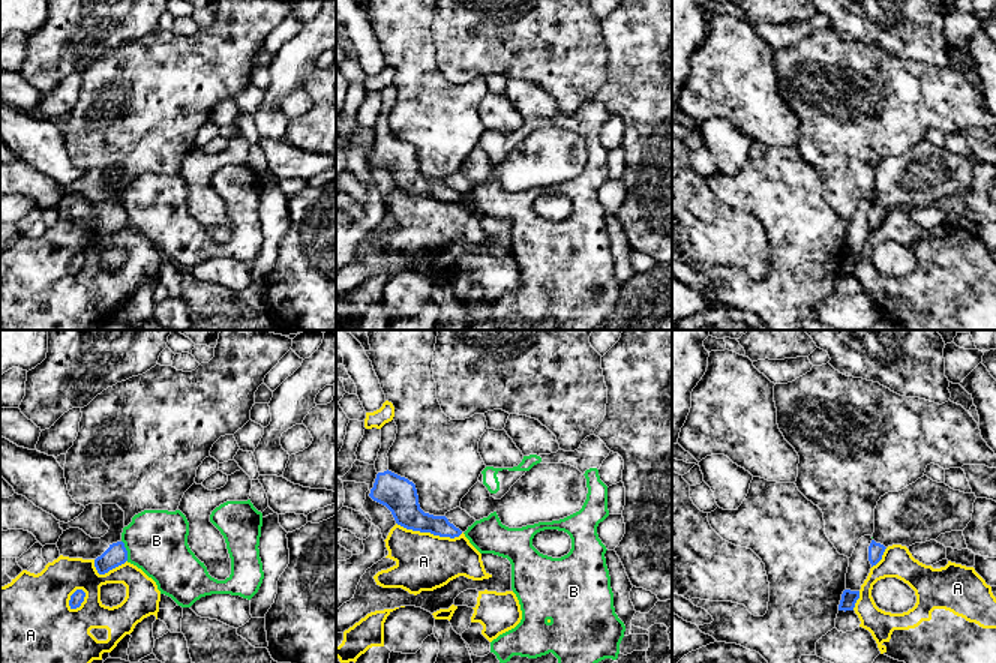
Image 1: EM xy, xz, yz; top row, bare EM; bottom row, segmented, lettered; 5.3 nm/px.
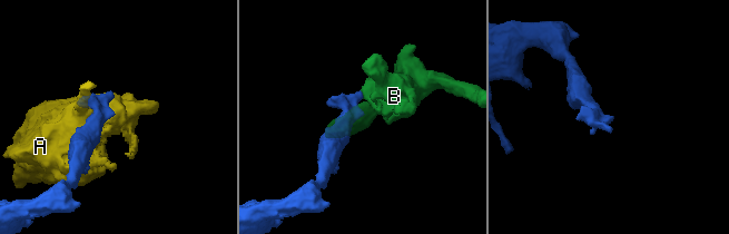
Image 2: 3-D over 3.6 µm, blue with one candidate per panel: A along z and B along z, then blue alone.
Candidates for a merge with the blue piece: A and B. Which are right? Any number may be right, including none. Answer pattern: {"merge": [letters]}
{"merge": []}

